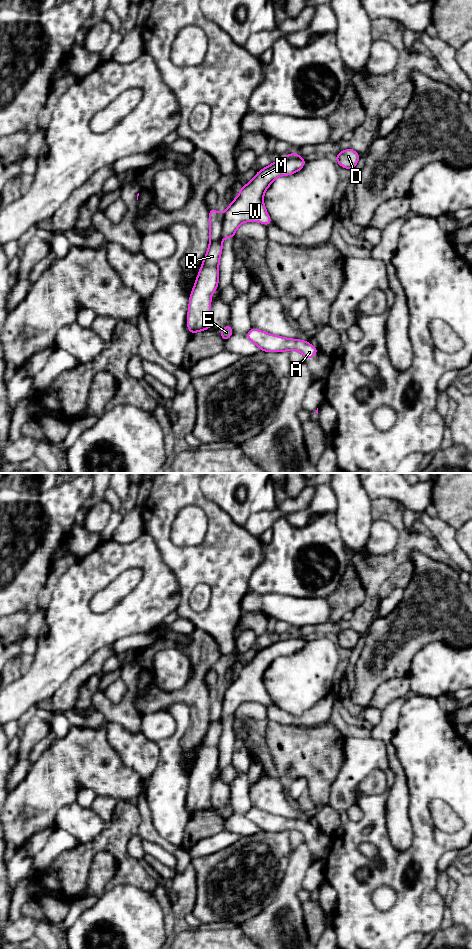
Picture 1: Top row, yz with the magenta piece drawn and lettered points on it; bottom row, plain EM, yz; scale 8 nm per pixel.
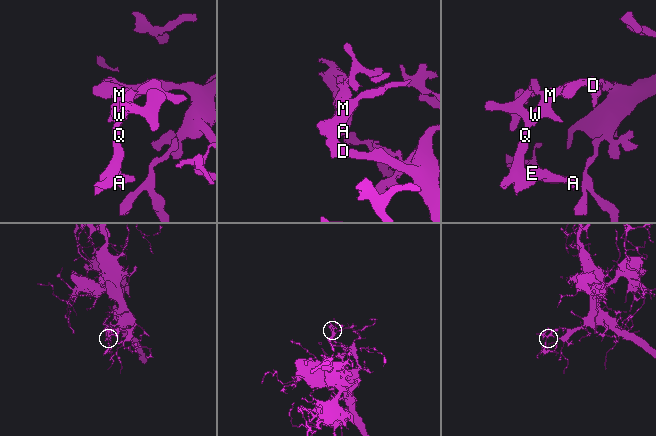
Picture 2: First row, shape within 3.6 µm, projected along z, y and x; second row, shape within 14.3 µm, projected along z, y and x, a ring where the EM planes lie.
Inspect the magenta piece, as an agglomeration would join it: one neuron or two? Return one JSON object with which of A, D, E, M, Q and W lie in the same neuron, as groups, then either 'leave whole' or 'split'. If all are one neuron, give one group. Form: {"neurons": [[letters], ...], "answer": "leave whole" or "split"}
{"neurons": [["A", "E", "Q"], ["D", "M", "W"]], "answer": "split"}

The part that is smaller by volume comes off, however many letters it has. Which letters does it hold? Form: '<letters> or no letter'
A, E, Q

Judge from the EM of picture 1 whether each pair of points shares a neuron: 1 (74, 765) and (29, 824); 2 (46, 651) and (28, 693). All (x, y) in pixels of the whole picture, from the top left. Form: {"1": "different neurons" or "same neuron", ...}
{"1": "same neuron", "2": "same neuron"}

